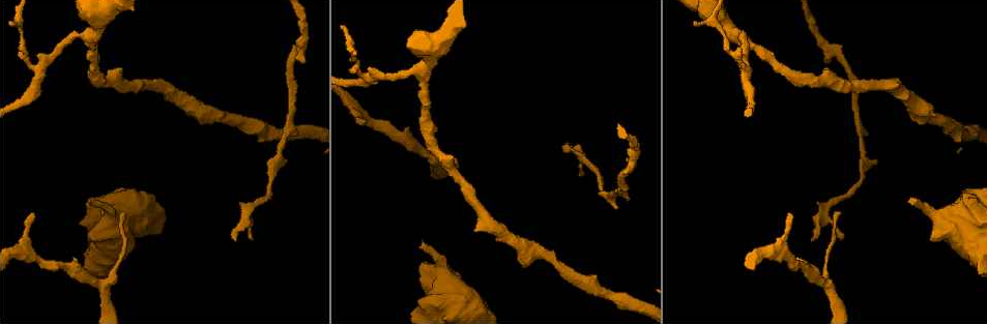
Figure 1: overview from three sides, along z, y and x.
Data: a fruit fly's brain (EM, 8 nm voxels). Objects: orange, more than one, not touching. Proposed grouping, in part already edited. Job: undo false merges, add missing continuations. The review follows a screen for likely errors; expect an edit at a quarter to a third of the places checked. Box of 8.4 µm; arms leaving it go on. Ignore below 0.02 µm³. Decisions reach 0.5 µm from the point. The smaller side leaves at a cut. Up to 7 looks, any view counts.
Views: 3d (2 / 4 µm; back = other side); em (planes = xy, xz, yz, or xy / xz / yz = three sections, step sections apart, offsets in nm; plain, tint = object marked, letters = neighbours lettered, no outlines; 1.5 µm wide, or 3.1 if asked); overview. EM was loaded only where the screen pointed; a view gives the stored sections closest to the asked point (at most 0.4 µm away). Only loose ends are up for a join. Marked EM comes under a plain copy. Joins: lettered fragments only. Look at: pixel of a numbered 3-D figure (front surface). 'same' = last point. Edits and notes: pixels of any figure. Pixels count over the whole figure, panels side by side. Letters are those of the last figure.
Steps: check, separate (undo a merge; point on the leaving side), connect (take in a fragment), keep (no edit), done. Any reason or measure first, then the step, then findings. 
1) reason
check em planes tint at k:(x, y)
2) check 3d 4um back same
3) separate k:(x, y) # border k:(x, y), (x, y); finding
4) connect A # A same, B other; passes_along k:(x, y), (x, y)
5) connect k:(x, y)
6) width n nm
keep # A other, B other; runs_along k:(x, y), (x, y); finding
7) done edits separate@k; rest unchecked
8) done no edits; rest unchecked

arms part here
check em yz step 4 tint at 1:(743, 66)

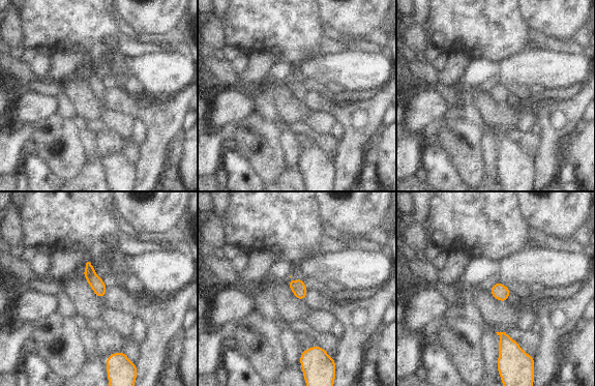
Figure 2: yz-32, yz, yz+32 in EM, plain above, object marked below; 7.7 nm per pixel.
check em planes letters same

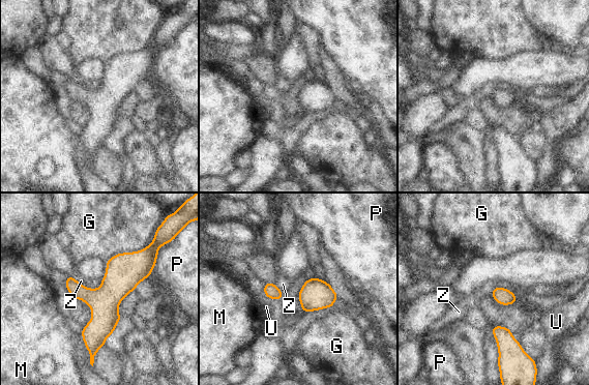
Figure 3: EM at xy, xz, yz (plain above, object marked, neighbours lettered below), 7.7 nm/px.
longest_contact G 380 nm
keep # G other, M other, P other, U other, Z other; border 3:(275, 283), (283, 291); continuous, no second neuron

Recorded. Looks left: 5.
check em xz step 4 tint at 1:(908, 203)

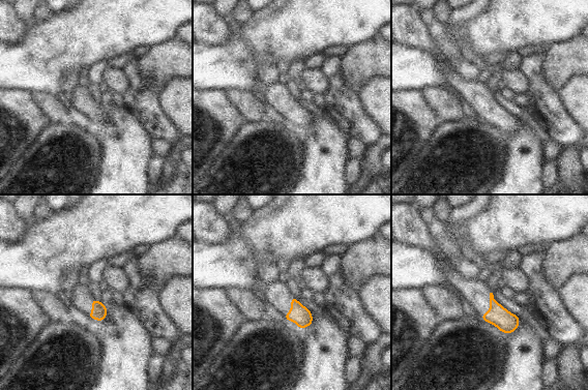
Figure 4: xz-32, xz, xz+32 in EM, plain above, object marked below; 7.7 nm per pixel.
cut it another way
check em planes letters same

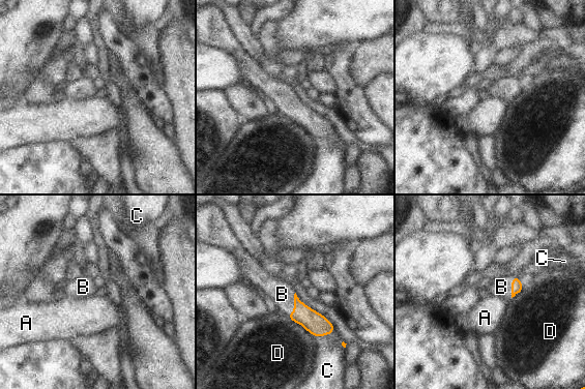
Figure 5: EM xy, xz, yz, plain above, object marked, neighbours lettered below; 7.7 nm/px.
connect B # A other, B same, C other, D other; passes_along 5:(316, 324), (294, 305), (282, 294); the neuron continues

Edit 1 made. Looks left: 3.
tapers out
check 3d 4um at 1:(567, 142)

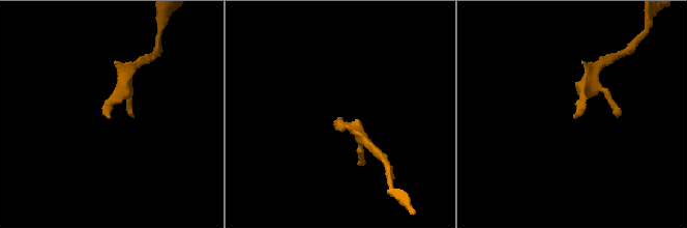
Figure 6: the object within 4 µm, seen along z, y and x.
shape alone is not enough
check em planes letters at 6:(108, 118)

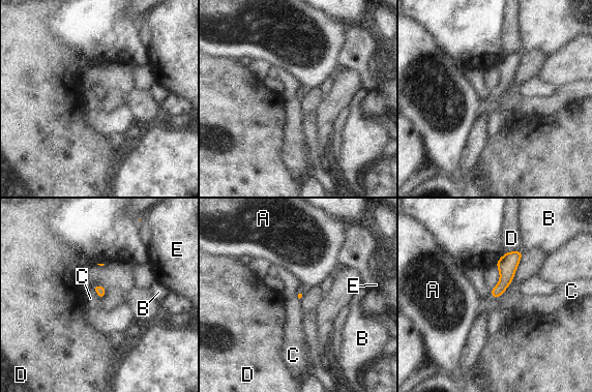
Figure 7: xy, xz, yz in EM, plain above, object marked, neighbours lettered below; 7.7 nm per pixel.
keep # A other, B other, C other, D other, E other; border 7:(91, 288), (100, 298); none of them fits

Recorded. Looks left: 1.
done edits connect@5; rest unchecked

